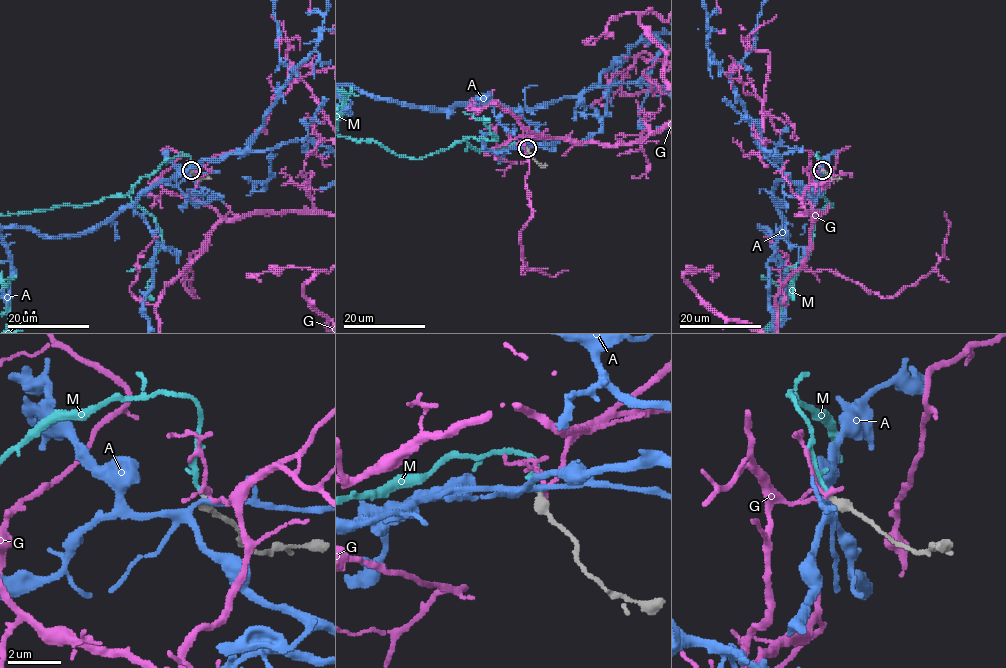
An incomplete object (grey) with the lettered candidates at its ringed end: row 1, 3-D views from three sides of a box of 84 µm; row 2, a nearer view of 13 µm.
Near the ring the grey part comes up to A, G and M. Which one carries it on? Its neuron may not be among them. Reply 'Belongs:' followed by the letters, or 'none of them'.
Belongs: M

